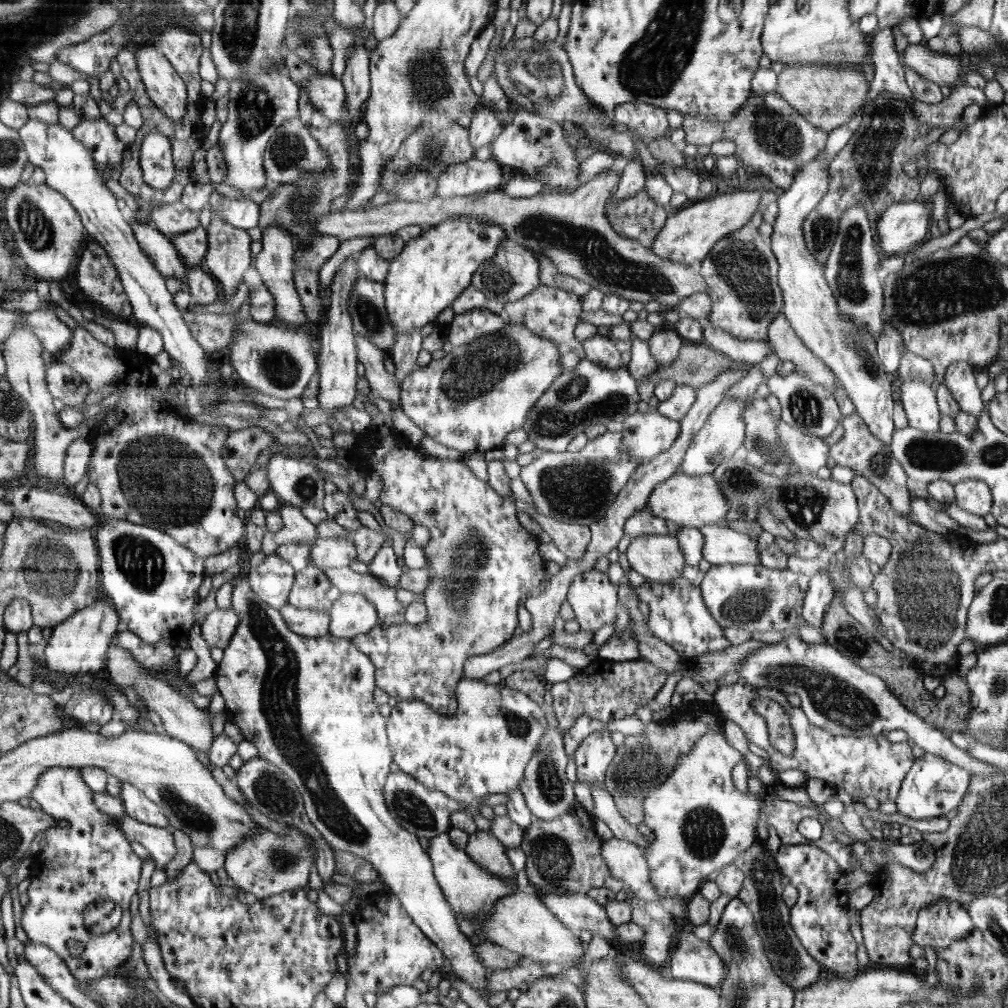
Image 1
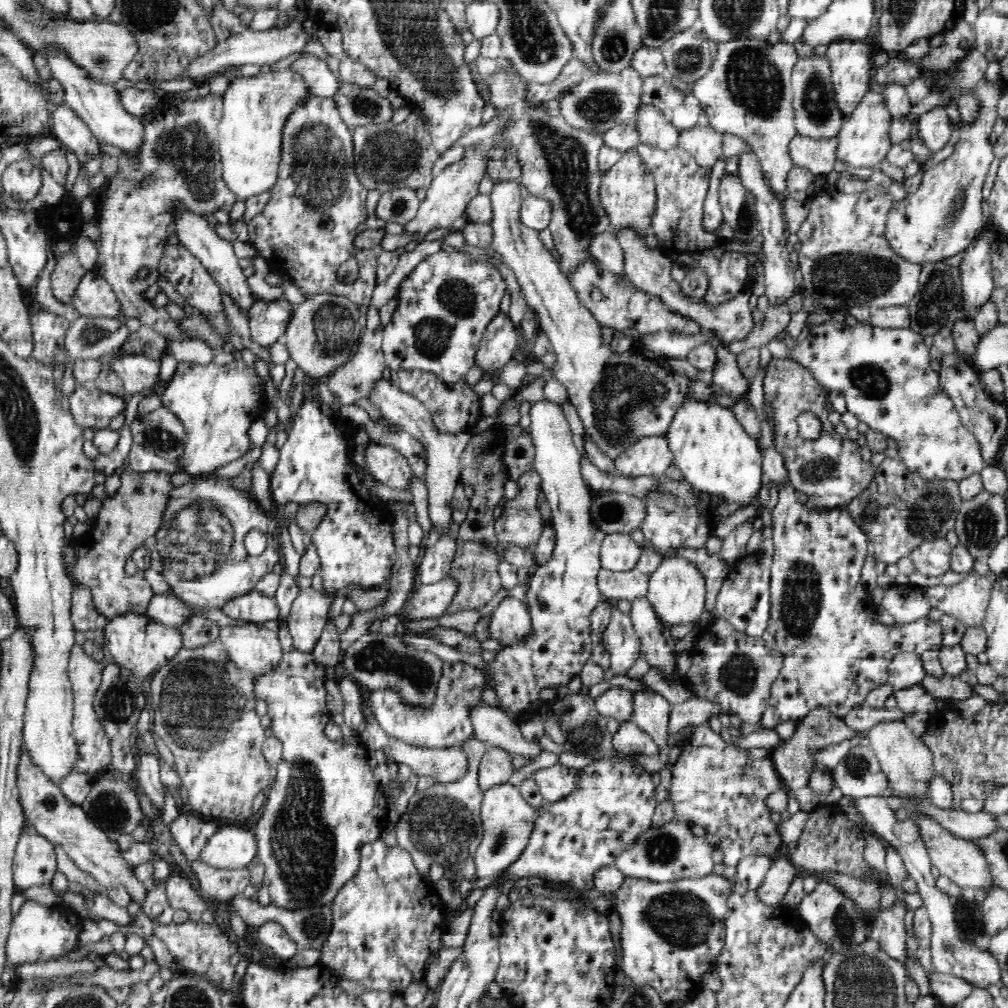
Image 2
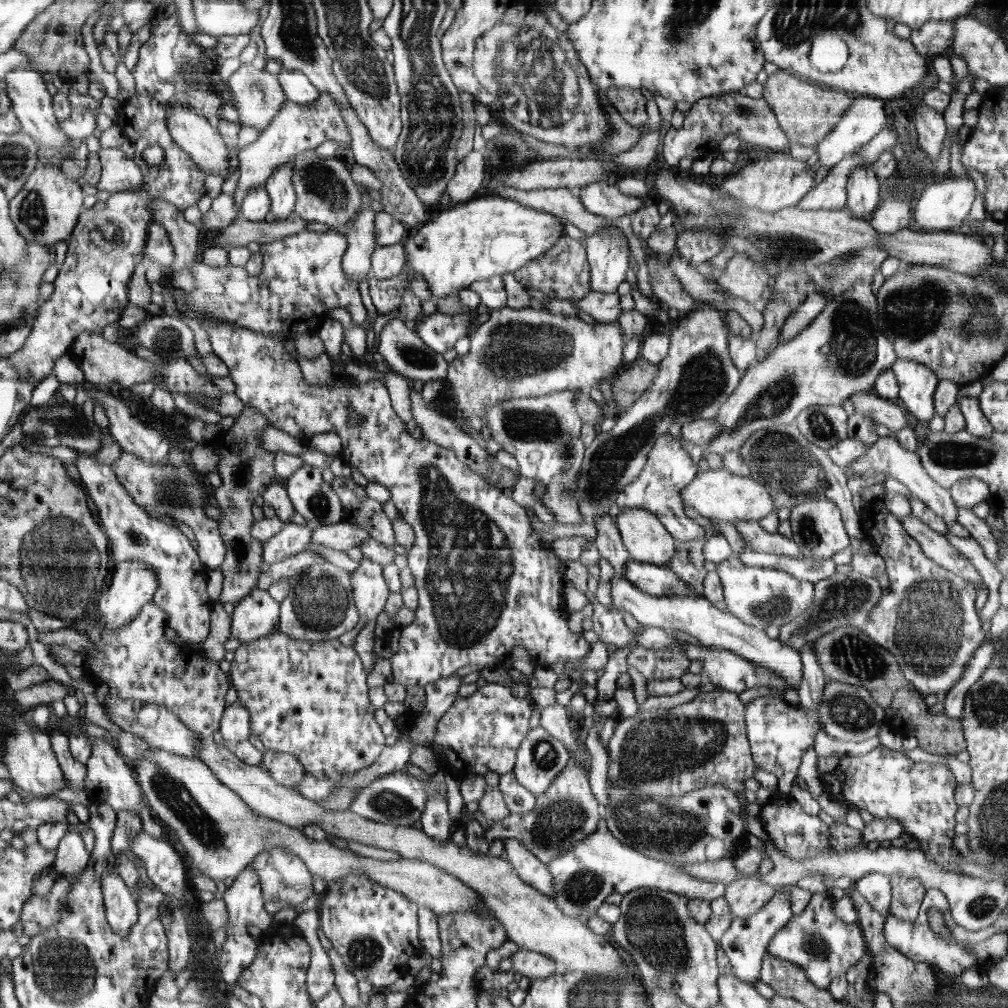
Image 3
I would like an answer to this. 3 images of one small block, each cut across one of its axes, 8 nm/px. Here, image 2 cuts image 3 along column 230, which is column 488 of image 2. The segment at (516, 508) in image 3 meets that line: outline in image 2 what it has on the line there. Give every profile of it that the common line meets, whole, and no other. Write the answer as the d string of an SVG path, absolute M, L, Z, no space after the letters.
M500 311L490 320L475 356L475 364L484 370L486 378L498 382L496 374L513 358L518 337L508 314Z

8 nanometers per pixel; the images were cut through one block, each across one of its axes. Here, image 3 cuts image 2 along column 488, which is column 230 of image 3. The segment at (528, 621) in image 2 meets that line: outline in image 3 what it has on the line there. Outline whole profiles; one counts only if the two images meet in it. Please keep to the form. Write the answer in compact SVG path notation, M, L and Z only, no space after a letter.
M254 587L250 594L235 604L230 624L232 638L242 644L272 636L272 632L280 632L282 606L267 590Z

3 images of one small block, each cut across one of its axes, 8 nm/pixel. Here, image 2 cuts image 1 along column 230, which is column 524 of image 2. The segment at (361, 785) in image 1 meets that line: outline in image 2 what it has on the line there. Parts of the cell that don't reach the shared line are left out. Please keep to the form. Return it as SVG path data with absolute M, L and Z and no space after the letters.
M544 400L536 402L529 414L532 418L531 439L536 446L533 466L542 479L542 490L551 508L549 525L555 530L555 547L550 560L531 571L526 590L526 607L533 618L535 634L526 643L510 644L502 648L498 654L489 654L487 659L490 663L487 672L490 673L490 681L494 684L494 692L500 705L497 708L518 724L532 719L542 709L548 712L550 706L540 698L540 692L546 688L567 687L573 678L581 675L583 667L591 658L593 641L590 637L590 616L592 610L604 598L596 585L596 577L601 570L601 542L607 535L592 521L589 508L592 504L593 490L581 475L581 454L572 443L572 430L564 416L563 408L556 401Z

